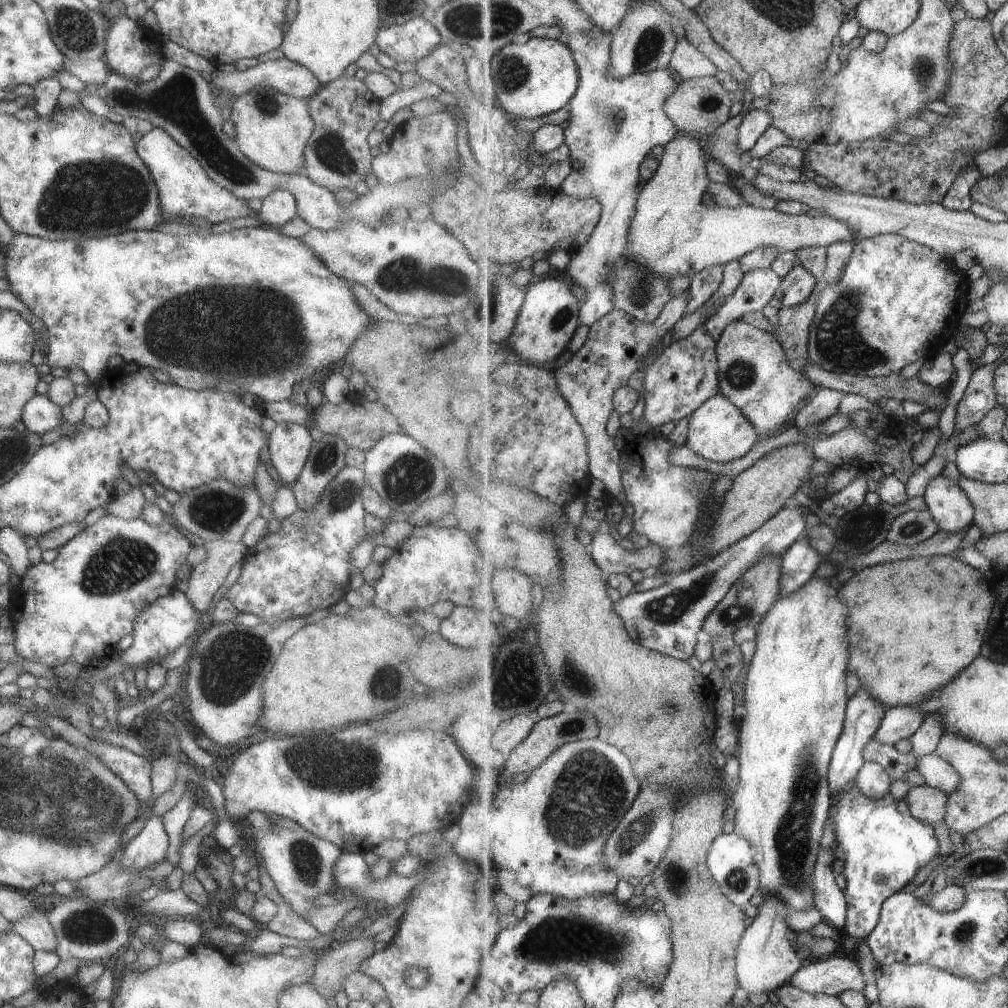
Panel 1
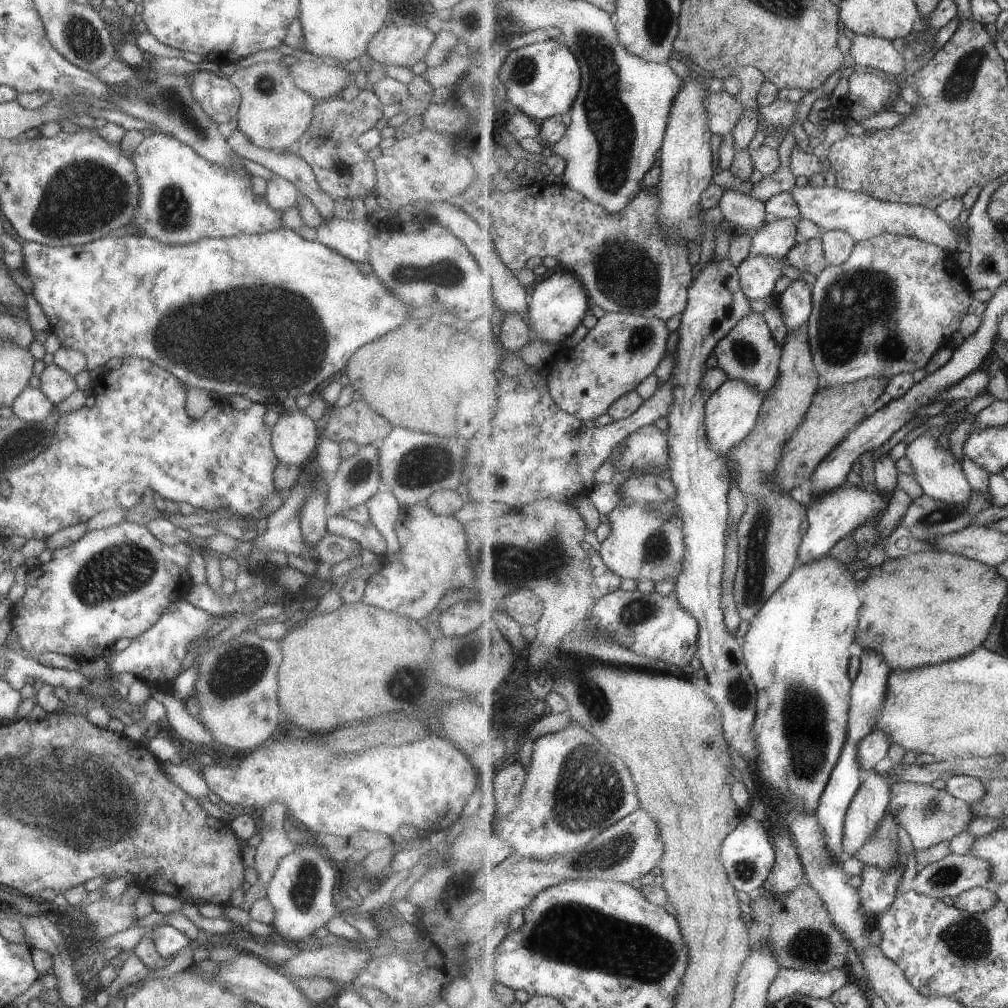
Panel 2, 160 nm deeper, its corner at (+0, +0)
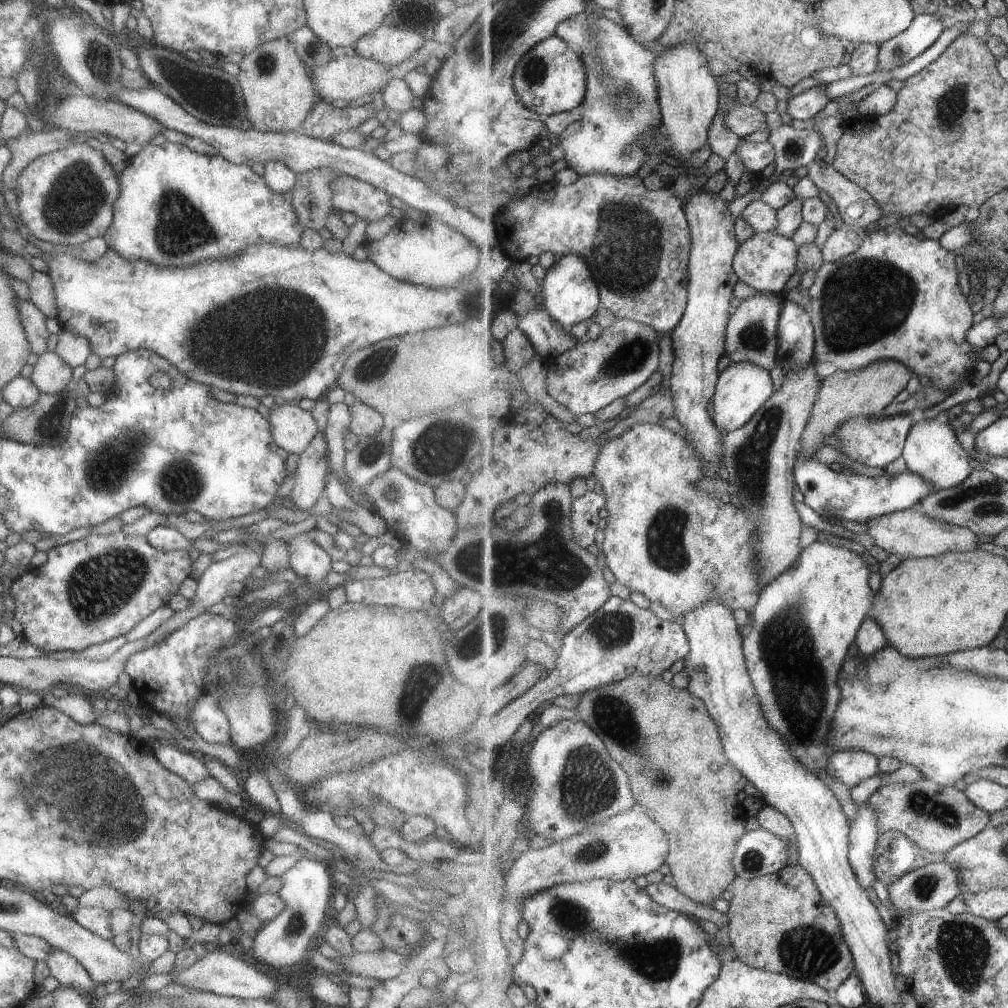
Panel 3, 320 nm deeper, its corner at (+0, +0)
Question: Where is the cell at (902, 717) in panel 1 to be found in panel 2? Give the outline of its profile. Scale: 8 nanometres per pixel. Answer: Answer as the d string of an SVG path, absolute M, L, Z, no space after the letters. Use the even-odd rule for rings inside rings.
M875 729L856 746L860 767L869 772L886 763L892 744L890 735Z

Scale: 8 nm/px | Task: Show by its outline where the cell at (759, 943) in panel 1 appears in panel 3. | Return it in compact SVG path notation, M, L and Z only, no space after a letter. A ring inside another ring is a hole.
M765 805L756 818L761 827L765 827L773 831L777 836L781 835L783 840L786 840L790 846L790 862L789 865L798 862L799 849L798 838L795 827L786 814L778 811L773 805Z

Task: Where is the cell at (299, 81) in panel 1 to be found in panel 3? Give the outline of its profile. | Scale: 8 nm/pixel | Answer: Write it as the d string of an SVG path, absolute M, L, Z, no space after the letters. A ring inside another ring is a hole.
M336 55L329 62L320 67L313 67L312 70L312 85L317 94L318 99L331 102L332 100L357 100L361 96L367 94L374 95L380 93L382 88L391 80L387 71L390 66L363 58L359 55Z

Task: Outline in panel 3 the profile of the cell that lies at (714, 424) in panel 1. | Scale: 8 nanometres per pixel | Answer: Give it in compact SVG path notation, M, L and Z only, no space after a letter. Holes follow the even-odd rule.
M731 362L720 372L716 393L713 398L713 412L711 413L719 429L731 432L745 426L770 400L775 392L771 382L771 372L754 362Z

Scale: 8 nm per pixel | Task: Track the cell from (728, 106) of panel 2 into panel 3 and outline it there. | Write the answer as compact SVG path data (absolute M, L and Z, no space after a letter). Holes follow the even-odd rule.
M739 102L734 107L730 107L730 110L726 111L726 121L730 129L736 132L742 139L747 138L749 134L753 134L757 130L764 130L769 134L769 131L766 130L767 122L765 122L765 113L754 105Z

